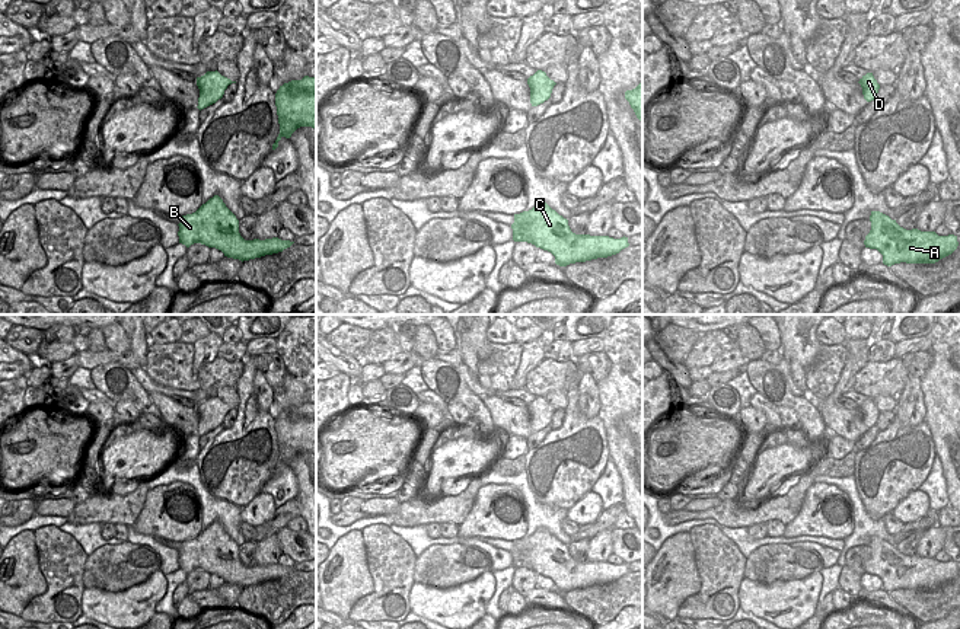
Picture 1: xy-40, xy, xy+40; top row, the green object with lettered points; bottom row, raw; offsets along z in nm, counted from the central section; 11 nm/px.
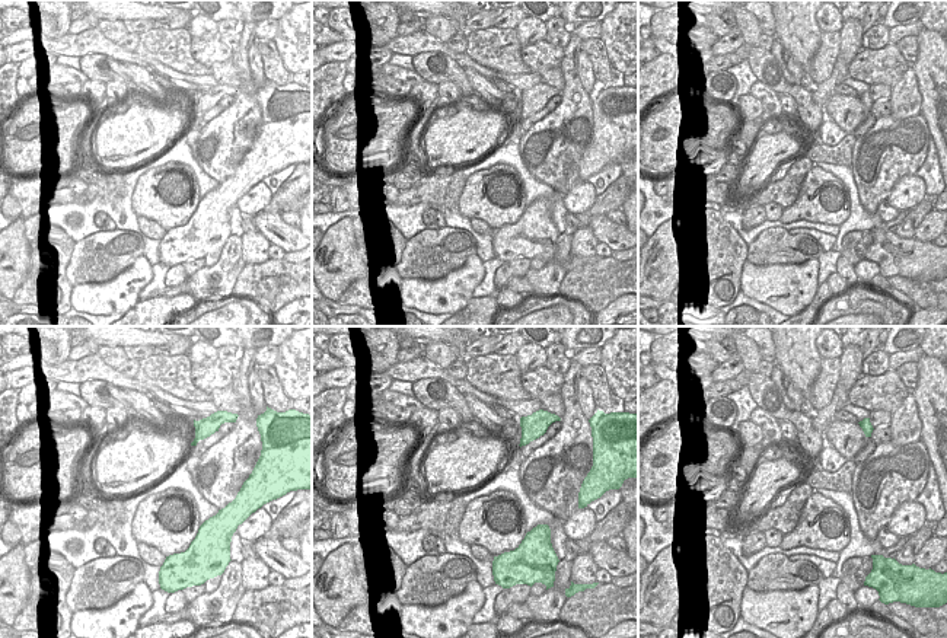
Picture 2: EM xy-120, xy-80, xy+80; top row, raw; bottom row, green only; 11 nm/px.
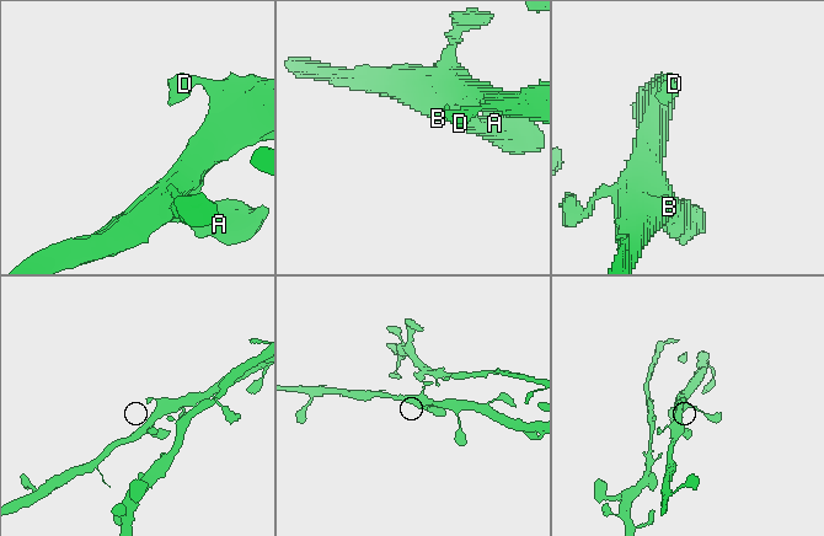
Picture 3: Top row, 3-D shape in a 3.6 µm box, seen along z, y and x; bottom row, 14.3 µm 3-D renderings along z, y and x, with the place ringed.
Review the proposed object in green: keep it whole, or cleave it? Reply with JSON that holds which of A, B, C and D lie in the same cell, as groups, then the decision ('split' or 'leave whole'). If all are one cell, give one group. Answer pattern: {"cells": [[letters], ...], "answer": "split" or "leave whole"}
{"cells": [["A", "B", "C", "D"]], "answer": "leave whole"}

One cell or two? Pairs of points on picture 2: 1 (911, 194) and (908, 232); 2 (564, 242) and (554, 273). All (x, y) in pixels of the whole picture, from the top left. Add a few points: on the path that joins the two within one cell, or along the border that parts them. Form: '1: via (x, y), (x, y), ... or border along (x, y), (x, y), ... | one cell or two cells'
1: border along (925, 195), (909, 210) | two cells
2: via (563, 249), (557, 265) | one cell

